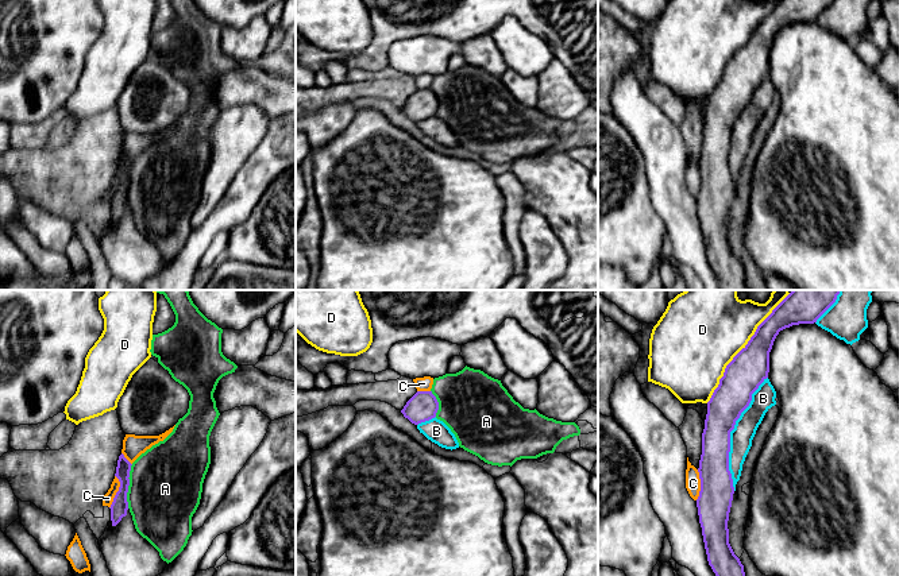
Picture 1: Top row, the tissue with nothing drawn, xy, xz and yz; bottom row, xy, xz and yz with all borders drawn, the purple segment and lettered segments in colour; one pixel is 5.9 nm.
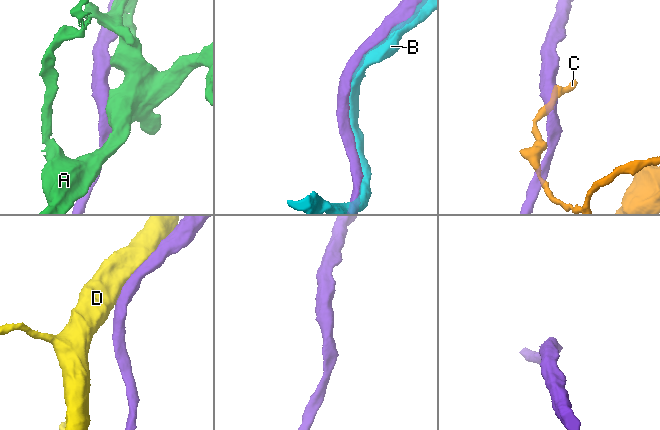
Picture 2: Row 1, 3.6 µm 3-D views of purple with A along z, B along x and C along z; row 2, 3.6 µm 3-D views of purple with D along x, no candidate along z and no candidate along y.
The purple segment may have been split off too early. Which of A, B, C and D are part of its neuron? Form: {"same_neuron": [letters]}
{"same_neuron": ["B"]}

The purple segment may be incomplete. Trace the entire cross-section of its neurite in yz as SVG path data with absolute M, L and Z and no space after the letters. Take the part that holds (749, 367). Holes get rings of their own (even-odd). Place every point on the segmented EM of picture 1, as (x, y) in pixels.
M792 290L757 326L748 344L726 366L718 387L707 402L699 460L701 491L697 499L699 523L709 565L715 576L745 576L744 565L729 544L729 513L742 464L765 413L776 405L768 379L769 352L780 330L799 324L817 324L846 344L860 340L868 328L867 309L872 290Z

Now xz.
M417 391L404 406L401 413L417 426L428 440L445 449L459 448L451 429L436 418L439 402L432 391Z

